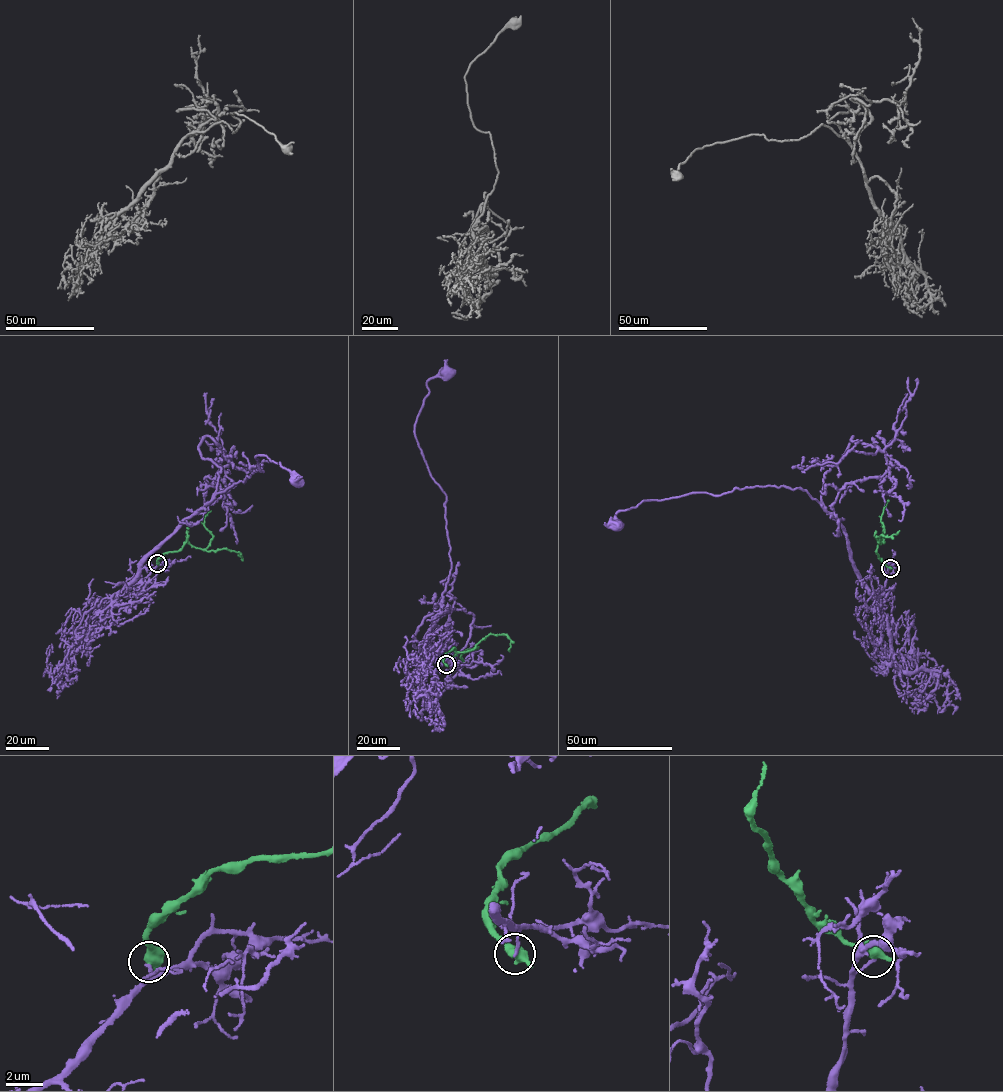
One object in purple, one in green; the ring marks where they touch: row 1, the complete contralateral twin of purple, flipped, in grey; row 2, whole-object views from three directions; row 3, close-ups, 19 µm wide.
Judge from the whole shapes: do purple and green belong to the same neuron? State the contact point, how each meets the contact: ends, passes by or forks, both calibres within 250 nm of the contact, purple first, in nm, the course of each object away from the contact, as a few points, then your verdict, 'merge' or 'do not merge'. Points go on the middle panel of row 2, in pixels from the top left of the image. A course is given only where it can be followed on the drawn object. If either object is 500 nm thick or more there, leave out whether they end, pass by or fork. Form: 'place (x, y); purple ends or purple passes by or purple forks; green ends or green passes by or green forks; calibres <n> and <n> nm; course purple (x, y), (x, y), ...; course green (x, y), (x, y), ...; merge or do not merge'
place (446, 664); calibres 160 and 750 nm; course purple (446, 664), (431, 655), (424, 637), (451, 569), (446, 496), (414, 424), (428, 381), (448, 372); course green (445, 664), (444, 655), (454, 647), (457, 652), (472, 650), (490, 634), (507, 636), (510, 640), (509, 651); do not merge

